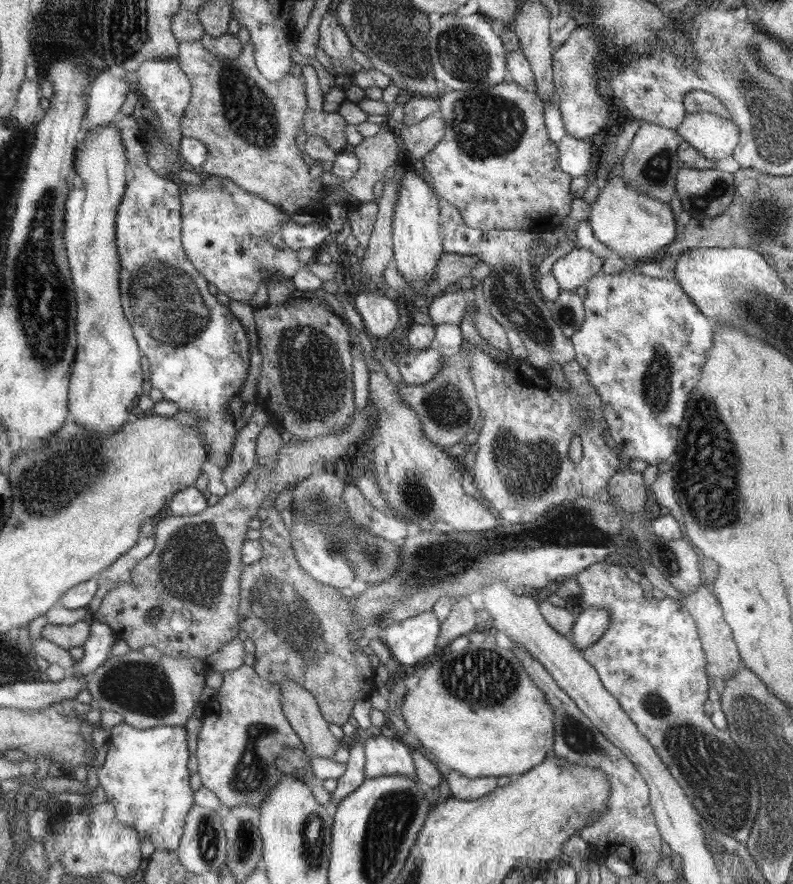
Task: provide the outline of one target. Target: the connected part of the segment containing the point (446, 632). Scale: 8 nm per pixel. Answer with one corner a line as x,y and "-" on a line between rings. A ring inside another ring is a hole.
462,597
460,601
453,602
452,611
444,622
435,644
434,655
439,654
449,647
451,641
458,636
464,636
468,632
474,631
474,628
481,625
477,619
478,613
475,612
474,606
470,603
468,597

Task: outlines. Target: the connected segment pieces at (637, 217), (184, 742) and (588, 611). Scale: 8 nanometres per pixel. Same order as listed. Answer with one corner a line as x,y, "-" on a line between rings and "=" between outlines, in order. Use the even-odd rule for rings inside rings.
618,164
618,173
614,172
618,175
612,174
610,179
607,179
607,172
602,167
600,173
604,174
605,185
598,198
590,204
592,209
588,221
592,225
594,236
607,248
616,250
626,263
642,264
659,260
664,248
674,242
678,235
676,219
667,202
660,202
657,198
629,186
623,180
622,166
623,164
=
120,723
110,730
109,740
106,762
96,769
107,801
117,807
118,818
126,826
134,827
156,849
175,852
184,836
185,820
196,804
186,768
190,752
185,725
138,730
=
604,607
584,608
584,611
576,616
574,627
572,627
576,646
582,650
598,642
598,639
607,631
608,625
610,625
610,612
604,610

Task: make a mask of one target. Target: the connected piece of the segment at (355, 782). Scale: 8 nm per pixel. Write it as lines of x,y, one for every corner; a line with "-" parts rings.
355,737
355,744
349,749
350,760
346,763
344,774
337,779
336,790
331,794
327,807
329,813
336,811
338,803
354,792
365,780
364,778
364,743

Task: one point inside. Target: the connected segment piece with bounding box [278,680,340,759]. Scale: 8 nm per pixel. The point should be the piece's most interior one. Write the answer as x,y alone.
303,711

